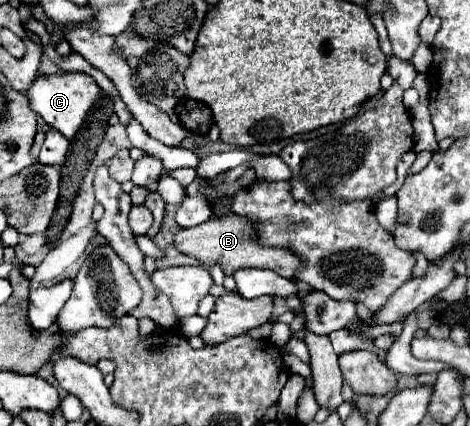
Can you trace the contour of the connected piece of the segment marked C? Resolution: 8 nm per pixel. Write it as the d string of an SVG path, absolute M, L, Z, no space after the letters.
M63 72L63 74L37 76L23 94L33 112L37 112L51 128L59 130L63 136L73 140L79 128L83 126L85 116L101 98L101 88L85 72Z

